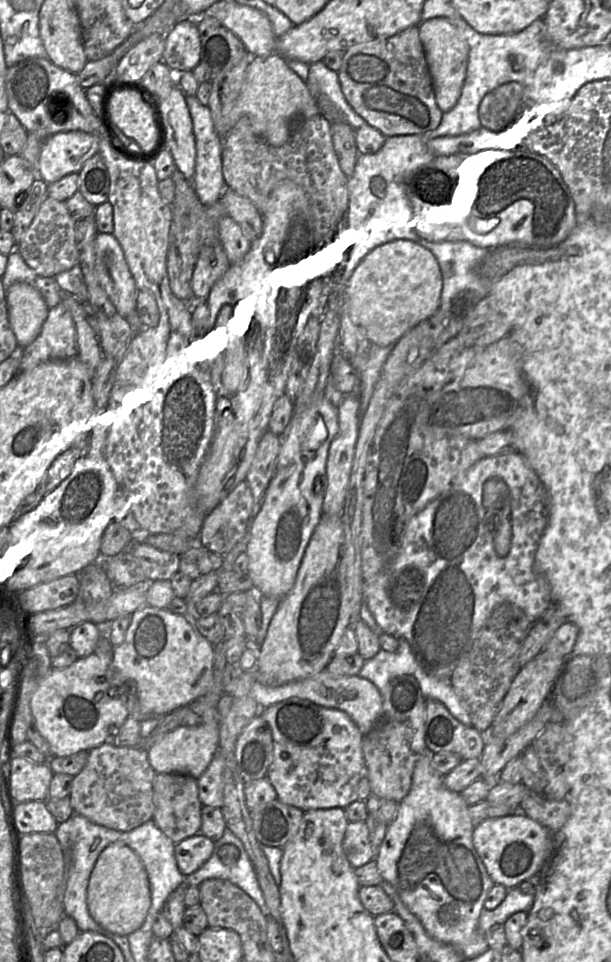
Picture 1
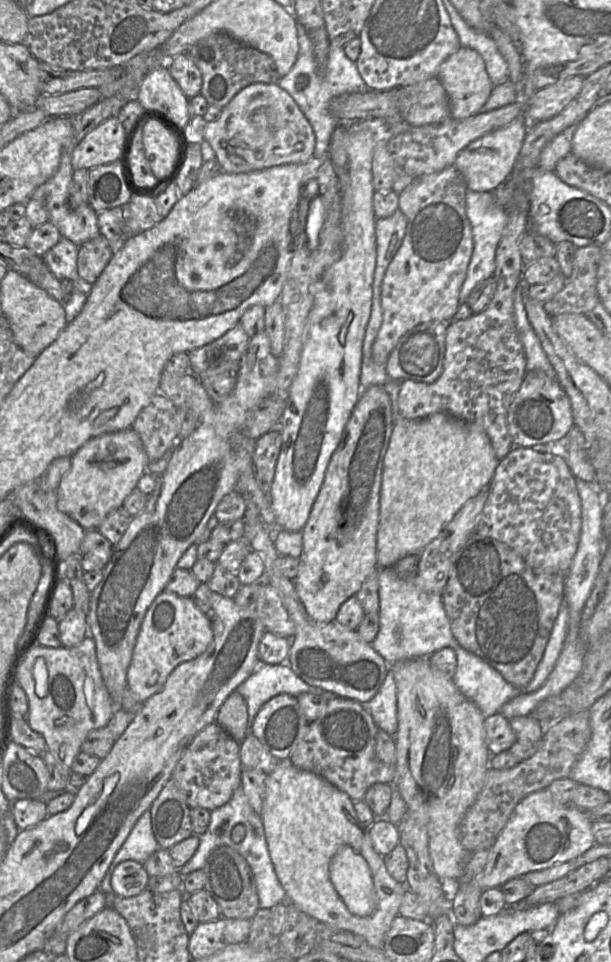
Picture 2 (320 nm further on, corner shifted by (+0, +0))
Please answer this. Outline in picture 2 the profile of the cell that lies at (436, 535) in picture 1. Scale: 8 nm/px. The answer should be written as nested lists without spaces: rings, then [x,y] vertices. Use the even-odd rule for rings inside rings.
[[[514,446],[500,459],[475,533],[507,544],[536,572],[568,572],[581,533],[581,500],[565,459],[532,447]]]

